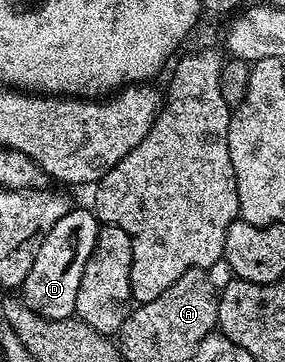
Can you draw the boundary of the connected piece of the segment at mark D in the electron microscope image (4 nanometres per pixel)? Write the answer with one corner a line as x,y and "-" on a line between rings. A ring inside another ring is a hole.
71,209
65,217
61,217
61,221
57,221
57,225
53,225
53,229
49,229
41,249
37,249
33,269
29,269
29,277
25,277
21,288
21,298
29,309
47,319
70,319
75,315
81,273
85,273
85,261
89,261
89,253
93,253
100,226
94,210

